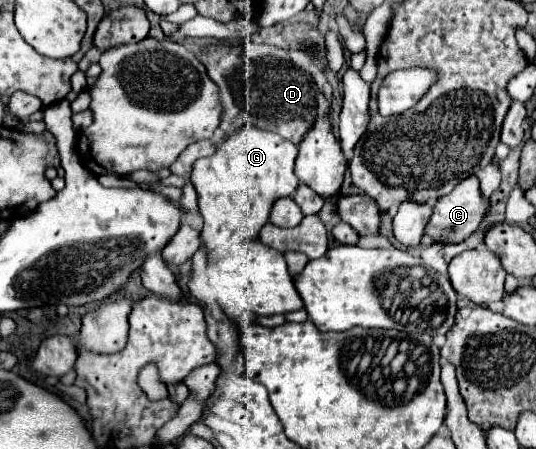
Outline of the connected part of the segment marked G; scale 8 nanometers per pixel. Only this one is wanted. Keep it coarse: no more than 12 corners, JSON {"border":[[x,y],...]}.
{"border":[[245,125],[195,161],[211,259],[293,195],[297,147]]}

